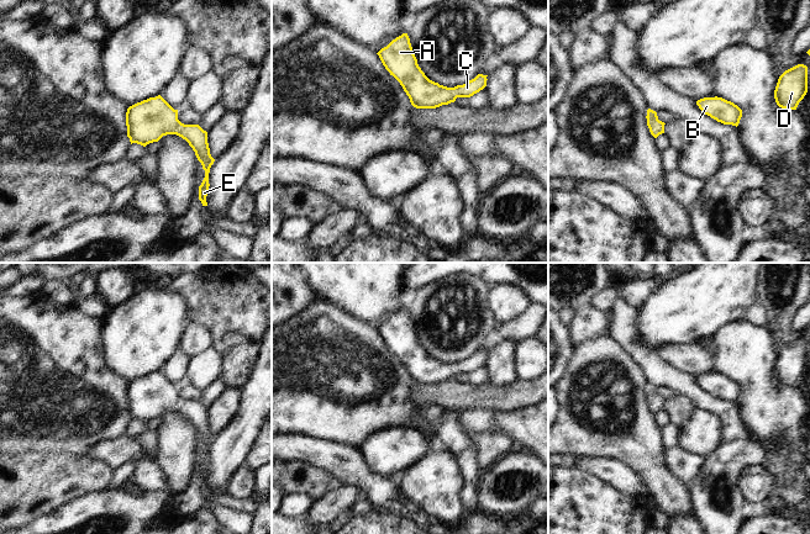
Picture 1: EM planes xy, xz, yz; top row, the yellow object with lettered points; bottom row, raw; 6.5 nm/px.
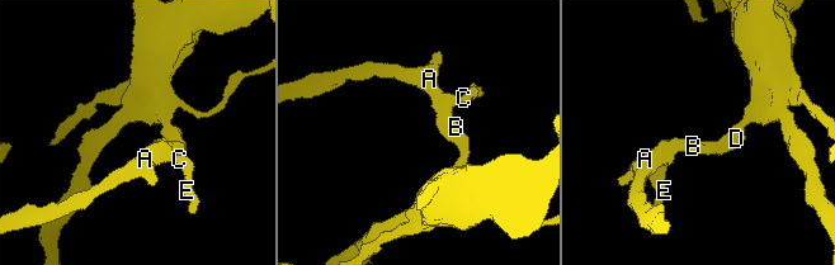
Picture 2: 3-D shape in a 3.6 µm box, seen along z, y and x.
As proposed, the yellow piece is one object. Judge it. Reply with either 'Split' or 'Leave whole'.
Leave whole

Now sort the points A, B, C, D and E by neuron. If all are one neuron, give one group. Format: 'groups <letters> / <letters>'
groups A B C D E

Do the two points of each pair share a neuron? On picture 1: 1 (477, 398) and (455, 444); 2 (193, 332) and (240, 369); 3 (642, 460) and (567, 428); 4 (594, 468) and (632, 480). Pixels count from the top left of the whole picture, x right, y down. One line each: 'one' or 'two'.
1: two
2: two
3: one
4: one

